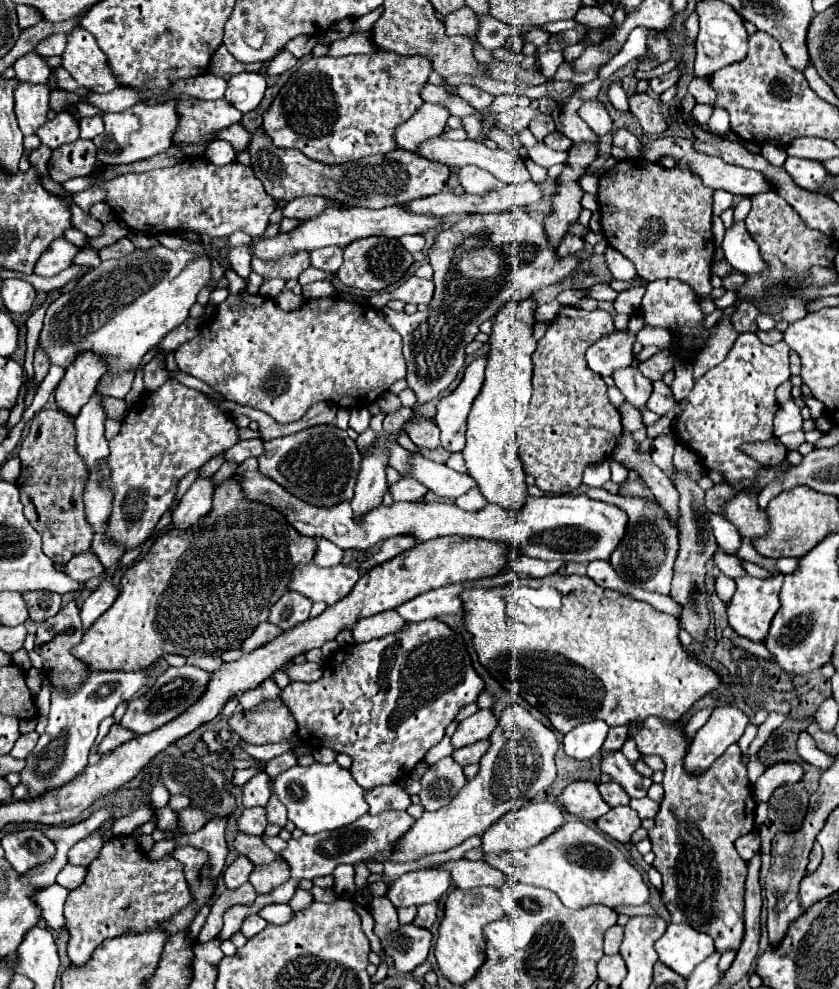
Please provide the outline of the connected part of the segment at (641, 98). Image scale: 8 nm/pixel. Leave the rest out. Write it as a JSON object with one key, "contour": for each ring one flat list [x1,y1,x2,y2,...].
{"contour":[[647,93,629,95,629,111,637,115,637,119,641,121,641,127,651,135,659,135,667,129,667,121,661,115,659,103,651,99]]}

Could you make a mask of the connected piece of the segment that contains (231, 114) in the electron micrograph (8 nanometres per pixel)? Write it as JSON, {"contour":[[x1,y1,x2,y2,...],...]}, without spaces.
{"contour":[[177,95,179,99,179,127,173,141,211,141,217,129,229,127,241,121,241,111,235,109,225,98,201,101,195,97]]}

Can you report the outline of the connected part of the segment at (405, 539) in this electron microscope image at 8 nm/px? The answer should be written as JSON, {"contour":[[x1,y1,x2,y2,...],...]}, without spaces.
{"contour":[[395,535,395,537,385,539,381,551,379,551,375,557,371,557,369,561,365,561,365,563,361,565,361,571,367,571,367,569,371,569,371,567,377,565,377,563,387,561,389,557,395,557,395,555,411,549,415,543,417,543,417,539,415,539,413,535]]}

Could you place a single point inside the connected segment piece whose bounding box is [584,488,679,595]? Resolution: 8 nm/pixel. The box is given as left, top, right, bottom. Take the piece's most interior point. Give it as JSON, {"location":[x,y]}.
{"location":[645,558]}

